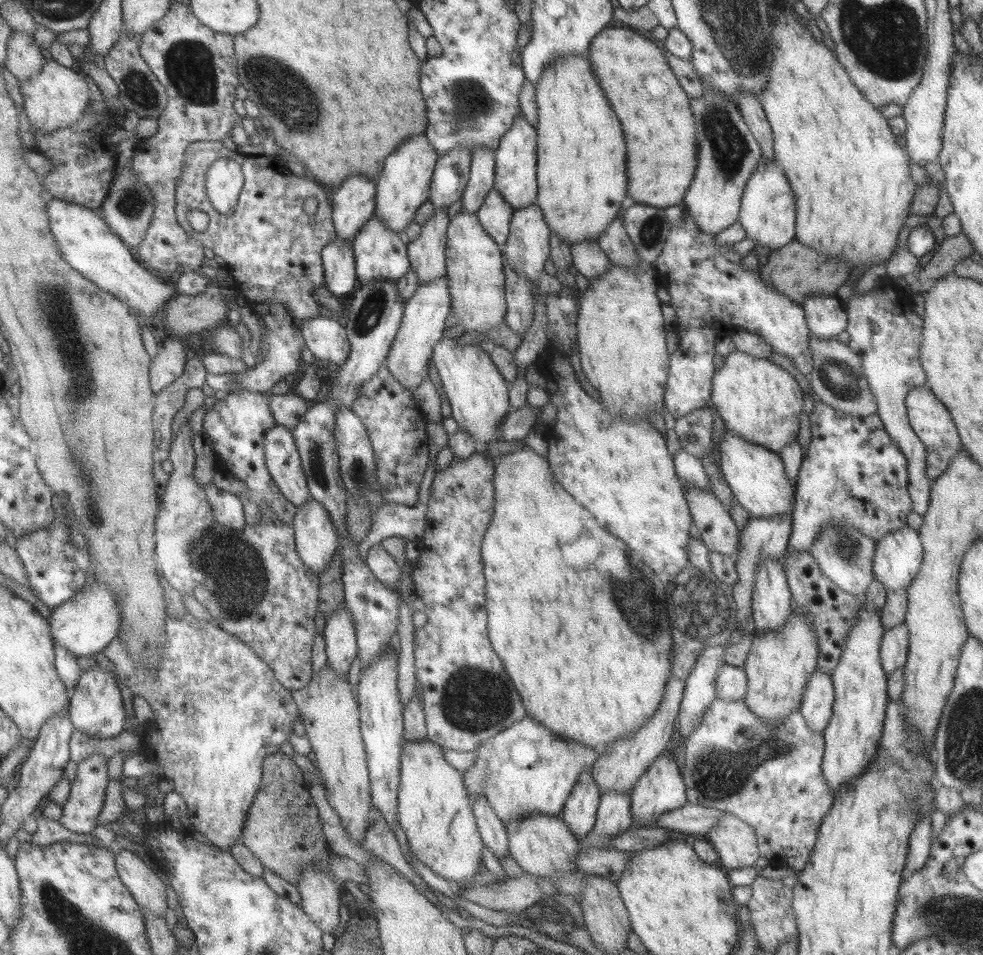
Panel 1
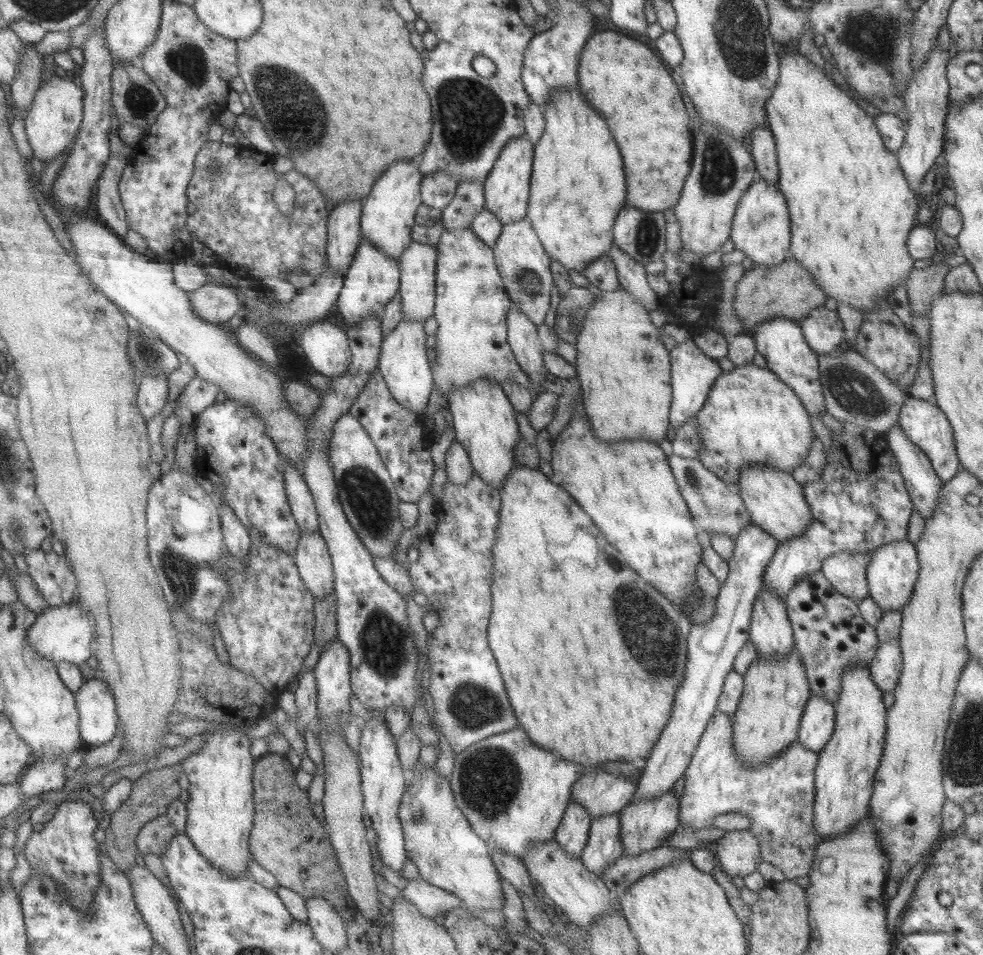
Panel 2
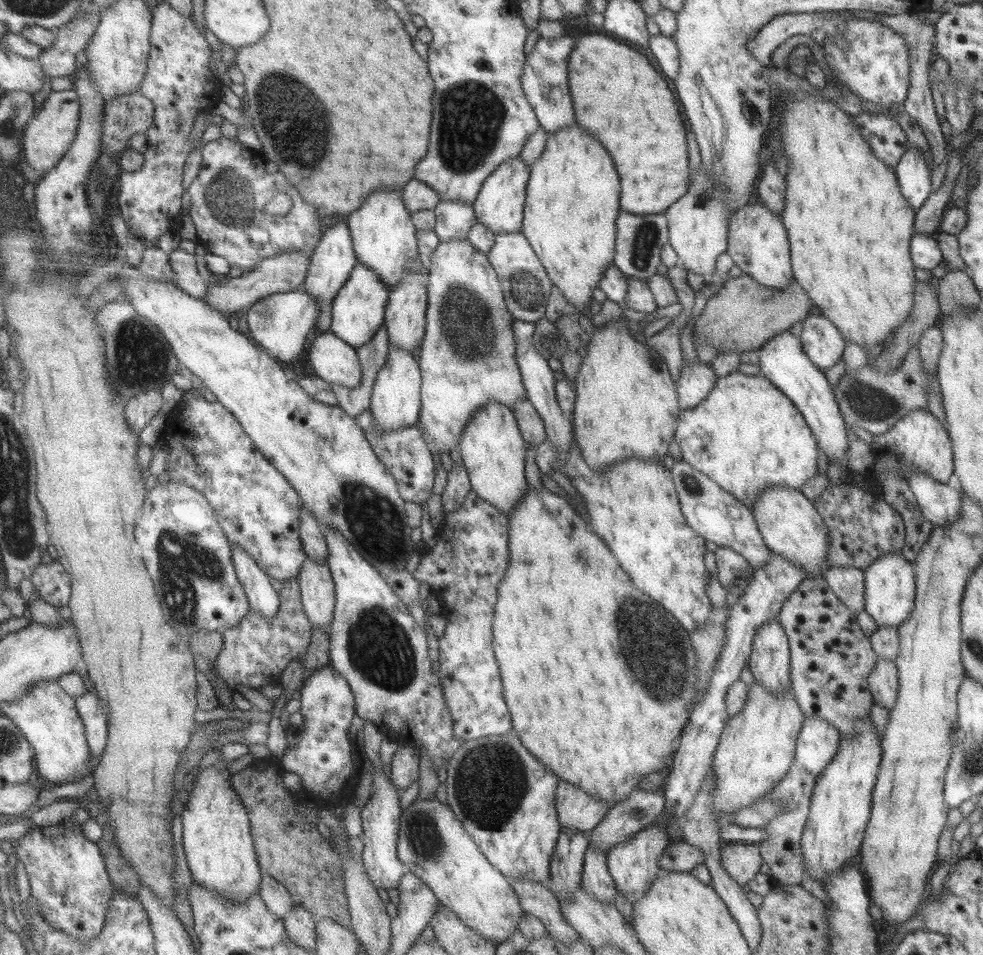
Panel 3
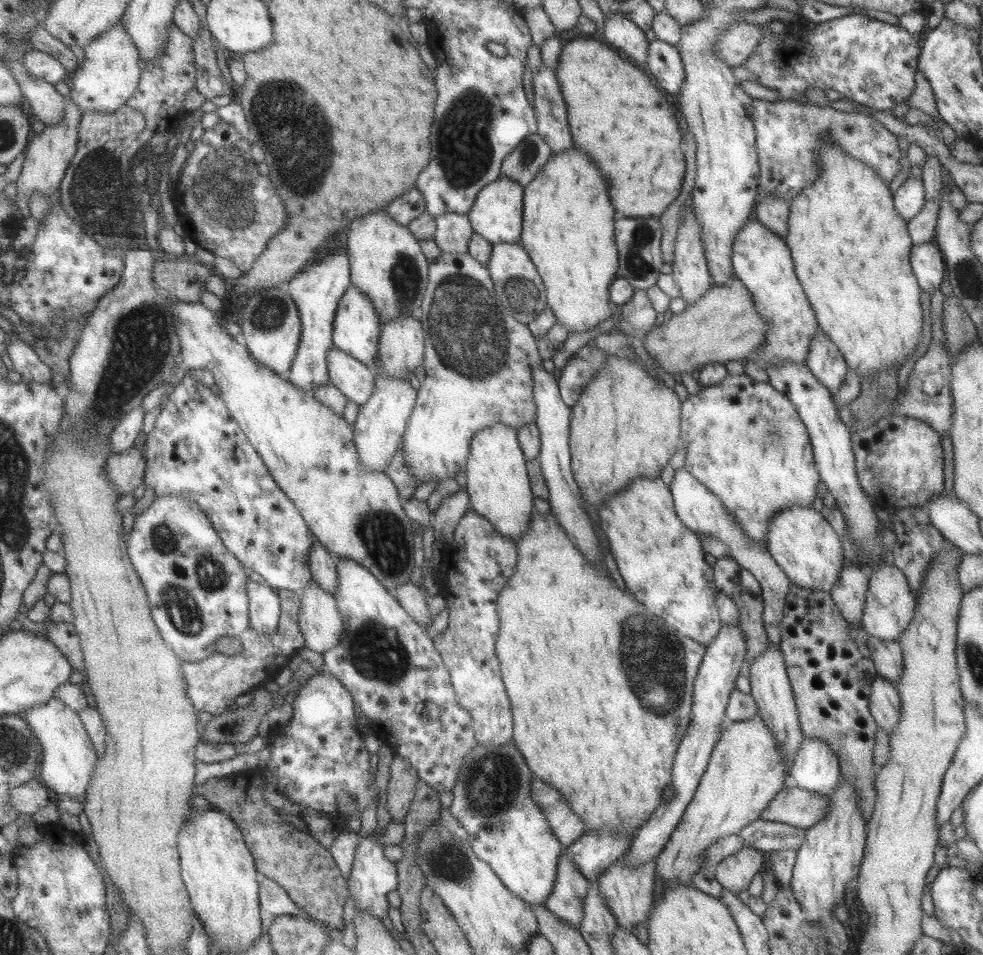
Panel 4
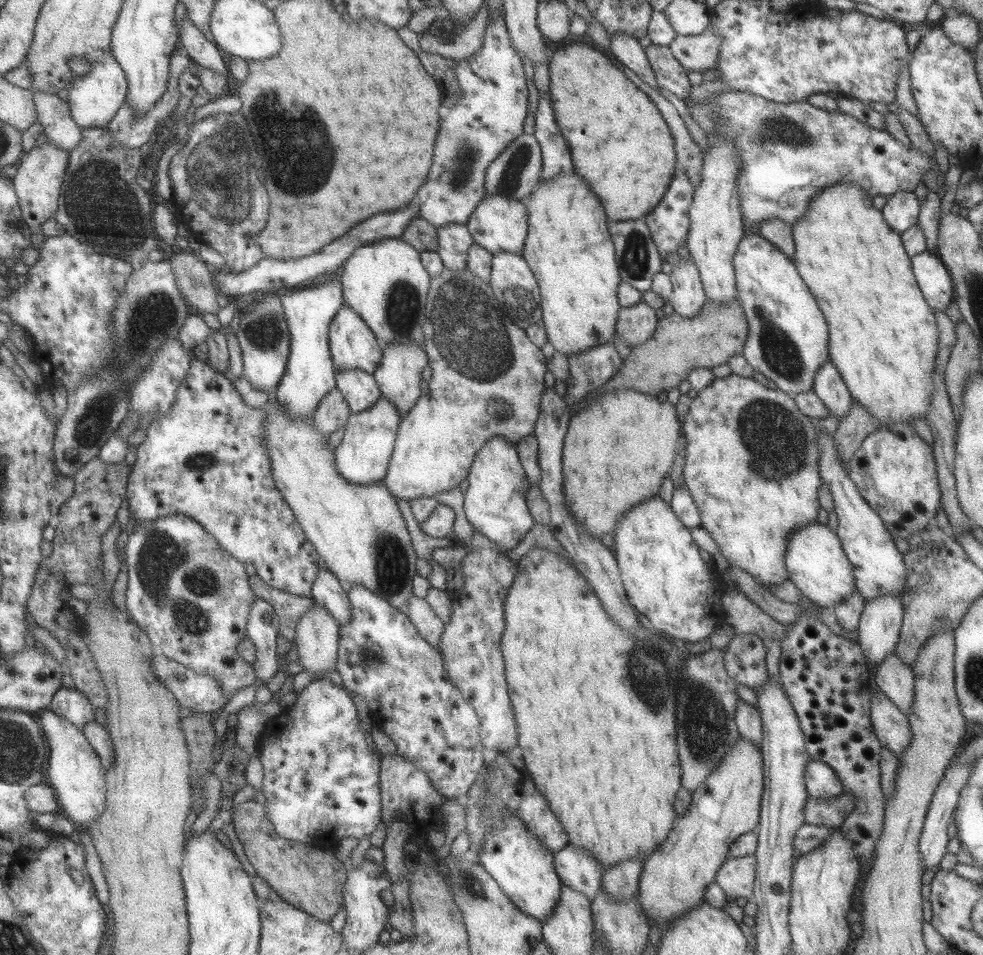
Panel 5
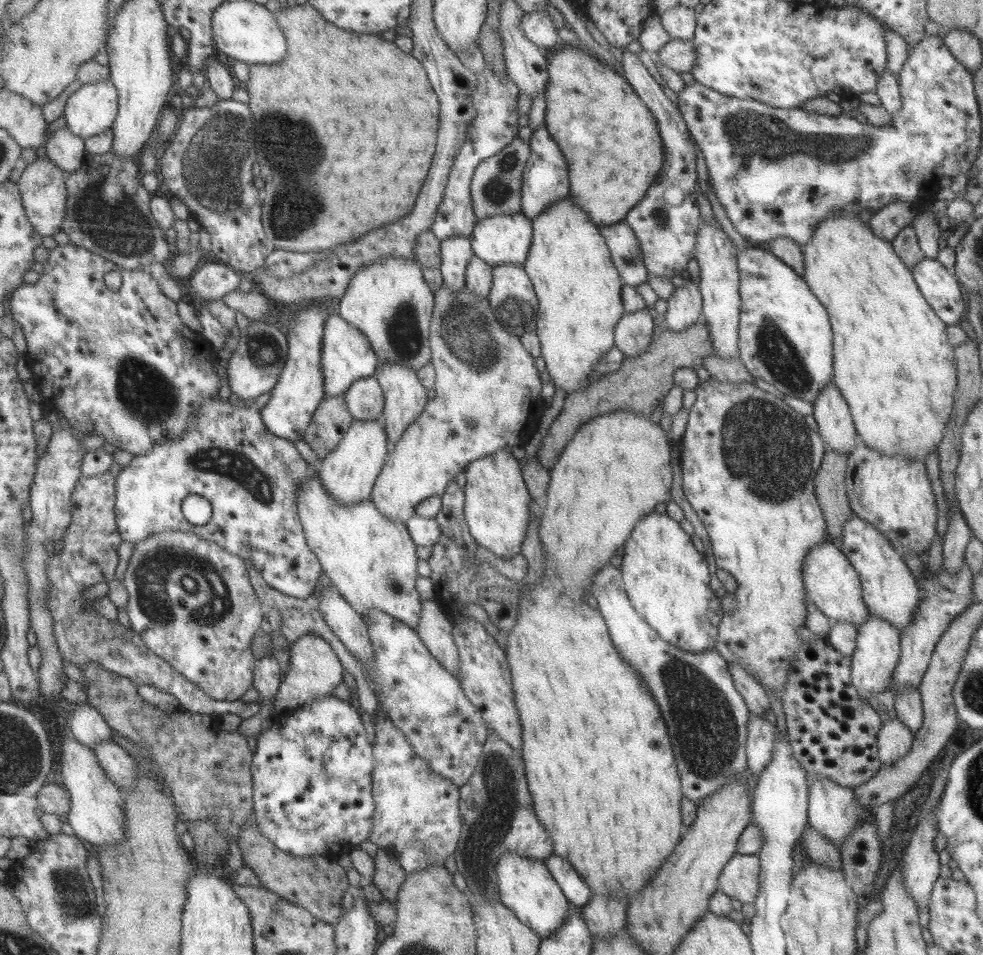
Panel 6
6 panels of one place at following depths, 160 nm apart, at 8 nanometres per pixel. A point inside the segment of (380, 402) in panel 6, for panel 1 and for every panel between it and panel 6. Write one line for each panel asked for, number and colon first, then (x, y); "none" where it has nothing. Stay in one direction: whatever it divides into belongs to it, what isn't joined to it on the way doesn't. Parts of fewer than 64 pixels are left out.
1: (325, 338)
2: (325, 346)
3: (331, 359)
4: (355, 380)
5: (359, 389)

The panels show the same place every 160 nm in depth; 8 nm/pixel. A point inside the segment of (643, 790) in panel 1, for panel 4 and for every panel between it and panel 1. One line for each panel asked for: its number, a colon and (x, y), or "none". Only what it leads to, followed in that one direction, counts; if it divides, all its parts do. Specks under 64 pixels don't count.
2: (645, 824)
3: (633, 865)
4: (627, 888)

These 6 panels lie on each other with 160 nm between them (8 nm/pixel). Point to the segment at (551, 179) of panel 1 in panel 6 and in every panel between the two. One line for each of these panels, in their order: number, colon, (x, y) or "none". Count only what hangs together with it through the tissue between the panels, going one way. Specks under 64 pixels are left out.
2: (577, 186)
3: (569, 212)
4: (567, 231)
5: (567, 247)
6: (577, 286)

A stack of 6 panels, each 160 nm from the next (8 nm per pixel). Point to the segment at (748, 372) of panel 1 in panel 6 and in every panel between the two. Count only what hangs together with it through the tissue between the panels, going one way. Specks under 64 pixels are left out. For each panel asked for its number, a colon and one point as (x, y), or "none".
2: (750, 417)
3: (746, 436)
4: (745, 443)
5: (751, 458)
6: (761, 524)

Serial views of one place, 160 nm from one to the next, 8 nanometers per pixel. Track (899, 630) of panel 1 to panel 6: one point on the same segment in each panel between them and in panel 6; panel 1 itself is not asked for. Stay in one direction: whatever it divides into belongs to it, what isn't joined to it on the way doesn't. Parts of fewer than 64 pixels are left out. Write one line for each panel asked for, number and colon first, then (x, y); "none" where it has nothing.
2: (885, 667)
3: (883, 681)
4: (883, 701)
5: (892, 728)
6: (894, 740)

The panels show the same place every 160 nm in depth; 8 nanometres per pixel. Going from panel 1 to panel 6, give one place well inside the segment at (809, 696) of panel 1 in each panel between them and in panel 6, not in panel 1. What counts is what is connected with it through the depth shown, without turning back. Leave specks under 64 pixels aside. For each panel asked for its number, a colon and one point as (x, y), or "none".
2: (816, 724)
3: (817, 741)
4: (815, 768)
5: (821, 782)
6: (833, 811)

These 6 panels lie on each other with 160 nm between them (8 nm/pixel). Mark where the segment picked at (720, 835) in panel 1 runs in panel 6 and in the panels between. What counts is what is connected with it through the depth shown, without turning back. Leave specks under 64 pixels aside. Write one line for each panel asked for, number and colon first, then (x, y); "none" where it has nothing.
2: (737, 851)
3: (741, 861)
4: (734, 873)
5: (735, 876)
6: (738, 879)

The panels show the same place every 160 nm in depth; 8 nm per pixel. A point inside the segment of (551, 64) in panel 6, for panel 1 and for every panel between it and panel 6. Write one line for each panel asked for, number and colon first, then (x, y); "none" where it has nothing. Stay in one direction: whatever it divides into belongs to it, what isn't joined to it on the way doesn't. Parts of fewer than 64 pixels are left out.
1: (633, 73)
2: (642, 107)
3: (617, 96)
4: (614, 113)
5: (619, 145)

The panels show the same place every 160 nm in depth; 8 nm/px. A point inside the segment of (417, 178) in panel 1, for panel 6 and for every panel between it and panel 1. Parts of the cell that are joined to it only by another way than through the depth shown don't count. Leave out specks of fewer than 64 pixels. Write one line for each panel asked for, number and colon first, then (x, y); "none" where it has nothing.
2: (387, 213)
3: (383, 238)
4: (386, 264)
5: (384, 282)
6: (387, 301)

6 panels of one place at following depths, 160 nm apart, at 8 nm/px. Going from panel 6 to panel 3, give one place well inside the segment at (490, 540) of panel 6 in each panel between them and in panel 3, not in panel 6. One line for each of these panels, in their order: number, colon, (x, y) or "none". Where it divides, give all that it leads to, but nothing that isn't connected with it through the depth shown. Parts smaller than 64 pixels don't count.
3: (493, 452)
4: (497, 485)
5: (494, 502)

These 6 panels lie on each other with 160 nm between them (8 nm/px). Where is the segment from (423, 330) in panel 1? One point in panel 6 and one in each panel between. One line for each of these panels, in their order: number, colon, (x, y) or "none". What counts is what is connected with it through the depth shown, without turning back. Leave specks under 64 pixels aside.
2: (402, 362)
3: (394, 402)
4: (379, 424)
5: (363, 455)
6: (348, 473)

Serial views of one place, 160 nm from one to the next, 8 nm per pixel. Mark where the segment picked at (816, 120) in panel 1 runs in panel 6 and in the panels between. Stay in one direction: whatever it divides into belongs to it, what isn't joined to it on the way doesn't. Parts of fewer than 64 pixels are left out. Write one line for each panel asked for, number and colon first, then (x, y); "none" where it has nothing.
2: (850, 209)
3: (848, 227)
4: (851, 251)
5: (883, 339)
6: (892, 364)

